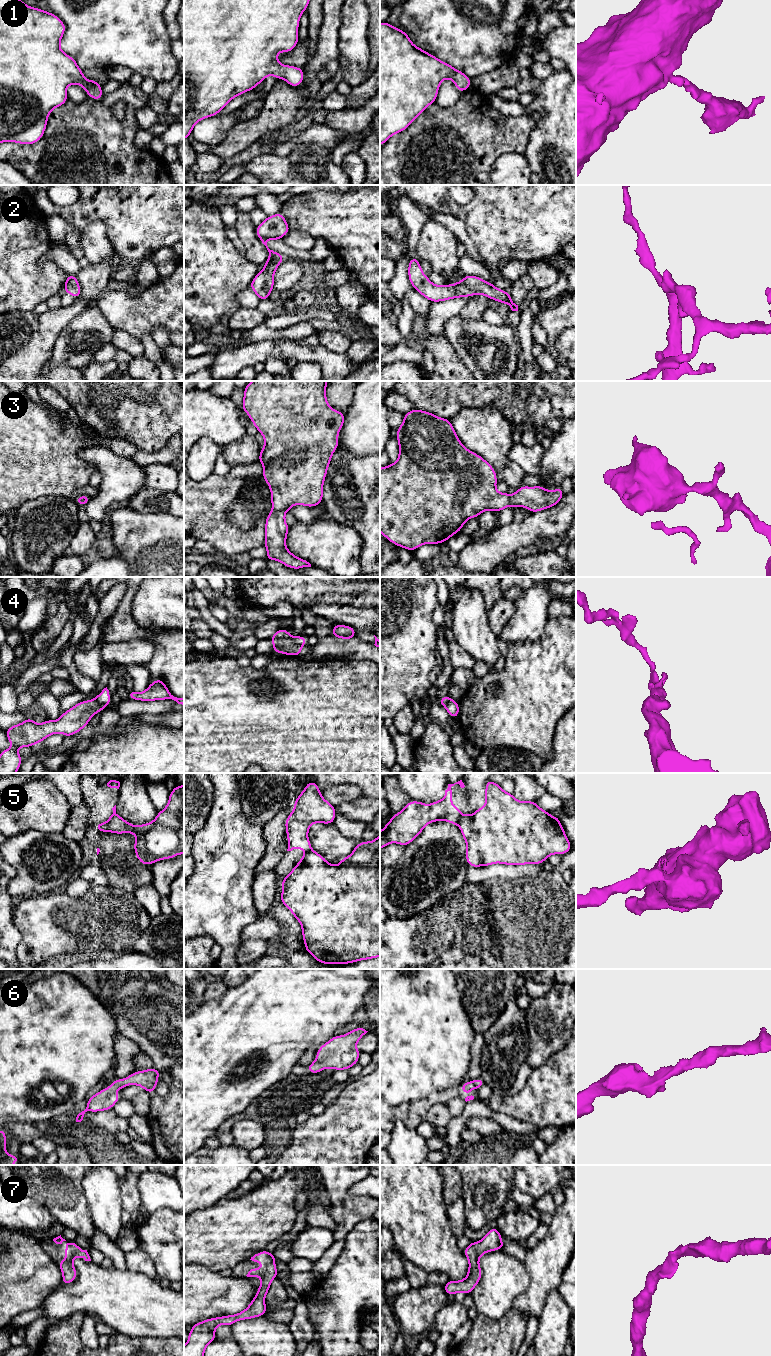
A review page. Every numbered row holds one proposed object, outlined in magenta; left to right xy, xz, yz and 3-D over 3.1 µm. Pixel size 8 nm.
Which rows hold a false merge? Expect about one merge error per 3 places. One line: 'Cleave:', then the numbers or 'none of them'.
Cleave: 4, 5

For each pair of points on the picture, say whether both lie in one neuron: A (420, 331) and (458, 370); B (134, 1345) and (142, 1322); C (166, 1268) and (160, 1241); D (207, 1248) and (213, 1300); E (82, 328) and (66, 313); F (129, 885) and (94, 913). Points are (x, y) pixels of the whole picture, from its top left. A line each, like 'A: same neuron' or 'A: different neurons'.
A: same neuron
B: different neurons
C: same neuron
D: different neurons
E: different neurons
F: different neurons

